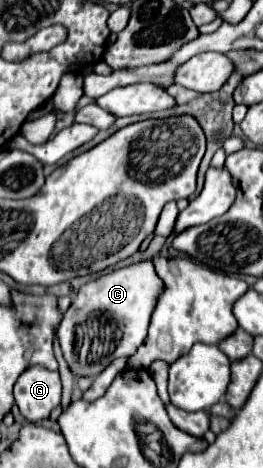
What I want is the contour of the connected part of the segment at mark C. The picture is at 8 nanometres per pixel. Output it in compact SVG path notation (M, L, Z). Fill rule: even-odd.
M144 260L140 264L132 264L126 268L118 268L110 274L103 273L100 278L84 284L78 292L78 296L74 298L72 306L66 310L64 320L58 328L58 342L64 354L64 360L68 364L68 368L72 370L74 376L98 376L112 360L122 358L122 356L132 356L138 346L144 342L146 332L148 332L148 322L152 316L152 310L156 306L156 298L162 294L162 282L154 272L154 264L152 260ZM96 316L106 316L108 320L116 322L116 326L122 326L122 338L116 342L116 348L112 354L108 356L88 356L88 360L84 360L82 356L76 356L76 326L88 322L90 318Z

